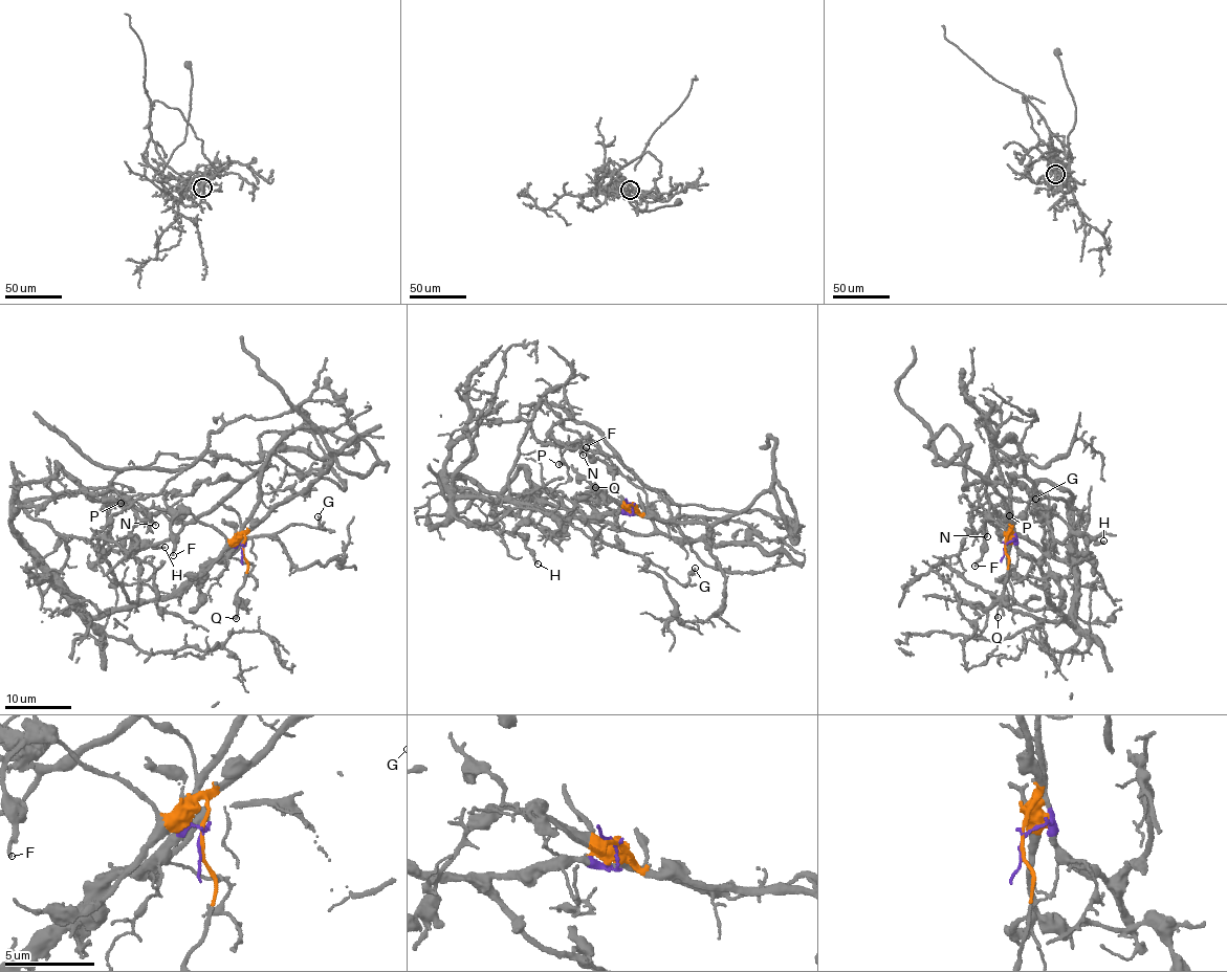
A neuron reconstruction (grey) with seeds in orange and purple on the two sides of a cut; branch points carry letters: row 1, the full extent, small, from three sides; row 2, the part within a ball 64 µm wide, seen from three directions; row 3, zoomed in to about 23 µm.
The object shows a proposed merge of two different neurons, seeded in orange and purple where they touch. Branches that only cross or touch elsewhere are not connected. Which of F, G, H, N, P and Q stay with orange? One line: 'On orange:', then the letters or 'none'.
On orange: F, Q

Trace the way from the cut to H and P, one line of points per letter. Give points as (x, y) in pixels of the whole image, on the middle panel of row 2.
H: (630, 504), (629, 515), (561, 516), (510, 496), (535, 498), (516, 531), (538, 562)
P: (630, 504), (631, 514), (568, 516), (509, 495), (545, 394), (561, 424), (595, 442), (564, 445), (559, 465)

